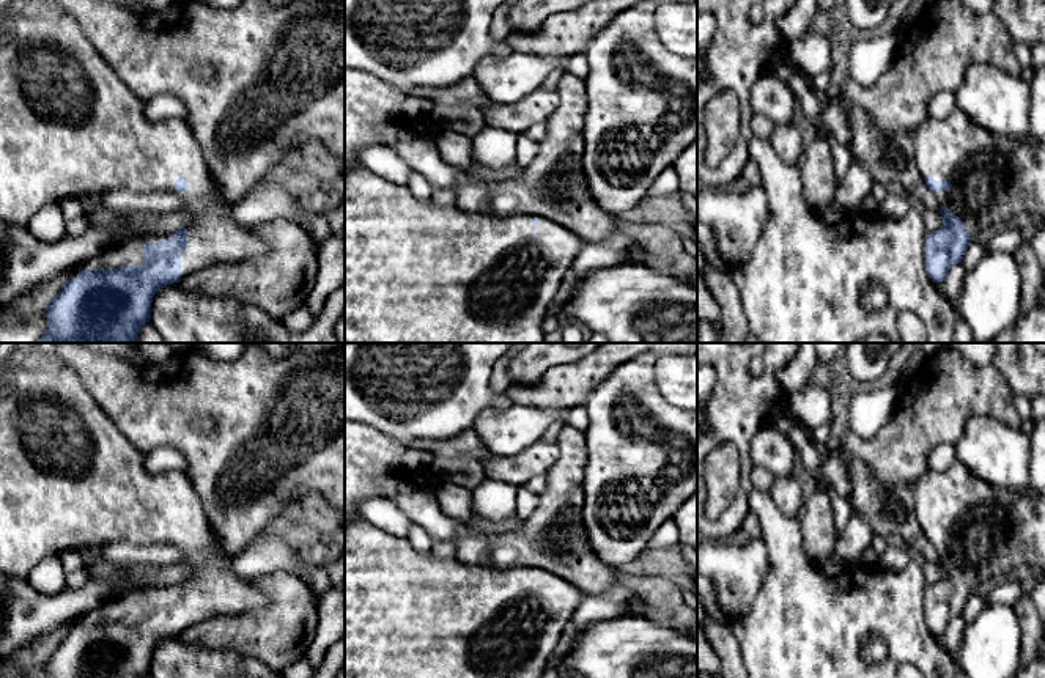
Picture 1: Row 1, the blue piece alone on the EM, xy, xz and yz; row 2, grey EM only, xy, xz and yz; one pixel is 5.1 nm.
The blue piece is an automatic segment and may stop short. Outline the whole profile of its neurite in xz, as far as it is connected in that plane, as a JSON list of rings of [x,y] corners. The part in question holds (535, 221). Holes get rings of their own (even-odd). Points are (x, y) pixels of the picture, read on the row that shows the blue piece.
[[[362,165],[345,170],[345,343],[541,343],[541,321],[574,256],[585,242],[549,219],[529,214],[466,212],[419,200],[408,186],[393,184]]]

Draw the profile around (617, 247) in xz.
[[[620,230],[601,242],[585,242],[574,256],[570,271],[584,275],[600,267],[611,267],[631,261],[631,252],[636,247],[653,245],[645,233],[628,234]]]

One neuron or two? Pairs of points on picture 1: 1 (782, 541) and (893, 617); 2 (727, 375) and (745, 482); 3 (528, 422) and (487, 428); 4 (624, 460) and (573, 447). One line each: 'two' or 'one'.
1: one
2: one
3: one
4: two

